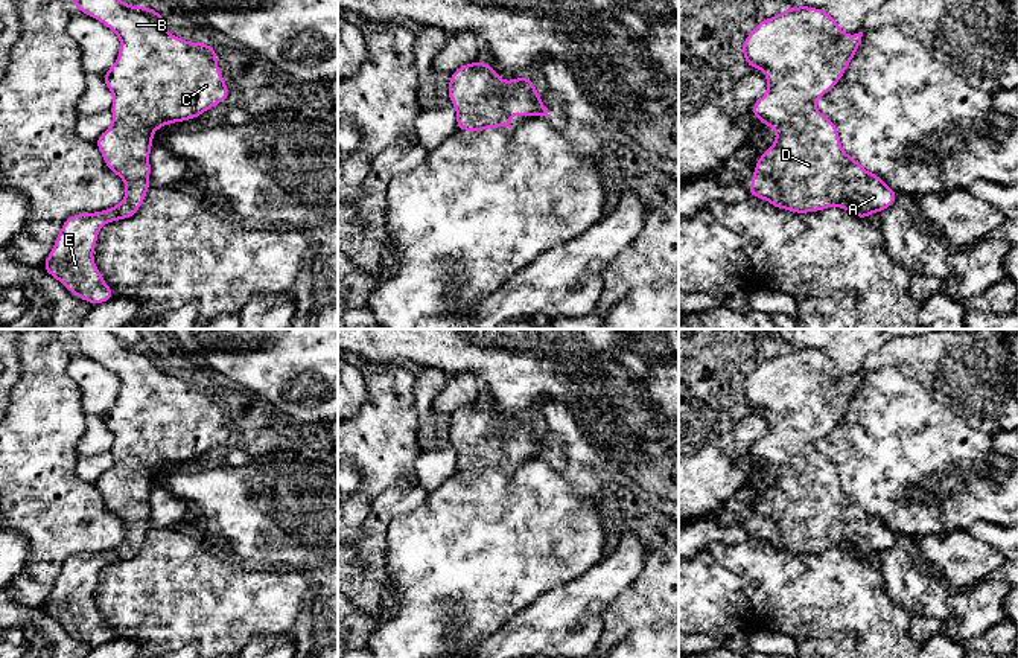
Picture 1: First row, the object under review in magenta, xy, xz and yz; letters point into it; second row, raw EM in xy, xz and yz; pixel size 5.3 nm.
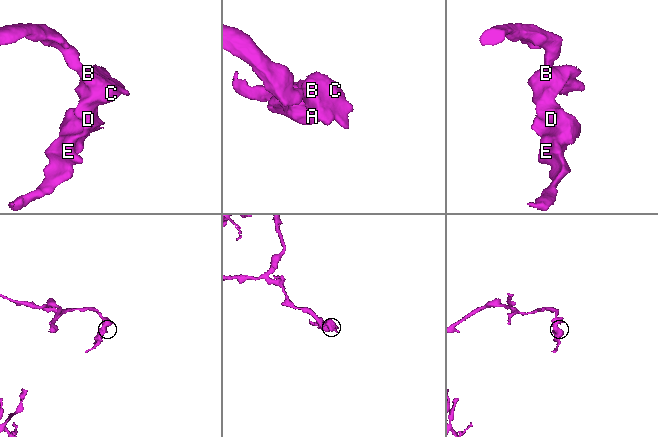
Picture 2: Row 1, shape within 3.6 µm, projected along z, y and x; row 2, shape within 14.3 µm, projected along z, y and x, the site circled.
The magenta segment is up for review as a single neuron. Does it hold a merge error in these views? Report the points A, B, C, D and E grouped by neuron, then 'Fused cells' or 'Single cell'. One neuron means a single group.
Groups: A B C D E. Single cell

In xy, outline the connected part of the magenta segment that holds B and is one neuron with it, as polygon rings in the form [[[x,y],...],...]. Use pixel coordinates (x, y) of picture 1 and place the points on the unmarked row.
[[[65,329],[65,332],[73,338],[78,352],[99,361],[120,379],[119,398],[102,417],[114,439],[110,449],[114,460],[94,486],[102,494],[107,509],[125,522],[126,536],[108,551],[67,559],[41,609],[72,635],[96,647],[116,638],[93,600],[97,574],[108,564],[132,559],[142,548],[151,530],[149,494],[154,472],[167,465],[199,458],[224,443],[230,433],[216,405],[219,398],[215,388],[169,375],[164,370],[164,358],[158,352],[149,347],[131,347],[117,340],[111,329]]]

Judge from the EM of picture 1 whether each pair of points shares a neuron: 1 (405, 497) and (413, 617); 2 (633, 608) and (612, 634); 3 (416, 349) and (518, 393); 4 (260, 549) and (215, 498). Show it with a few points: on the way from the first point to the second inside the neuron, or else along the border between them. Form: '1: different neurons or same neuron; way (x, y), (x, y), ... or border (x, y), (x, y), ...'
1: different neurons; border (428, 494), (417, 507), (399, 515)
2: same neuron; way (627, 614), (615, 628)
3: same neuron; way (442, 349), (474, 349), (492, 367)
4: same neuron; way (253, 536), (227, 511)

